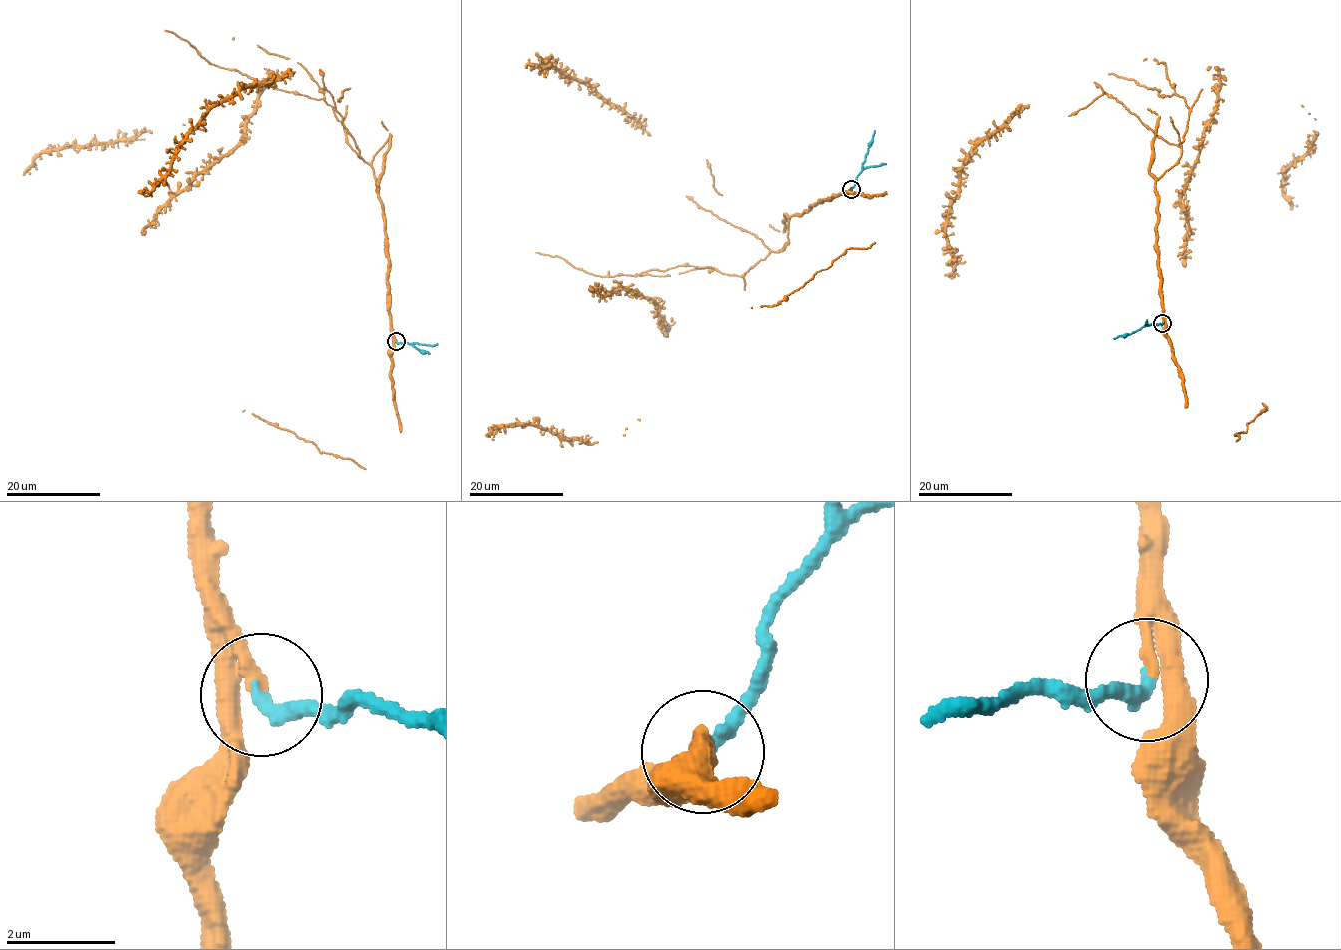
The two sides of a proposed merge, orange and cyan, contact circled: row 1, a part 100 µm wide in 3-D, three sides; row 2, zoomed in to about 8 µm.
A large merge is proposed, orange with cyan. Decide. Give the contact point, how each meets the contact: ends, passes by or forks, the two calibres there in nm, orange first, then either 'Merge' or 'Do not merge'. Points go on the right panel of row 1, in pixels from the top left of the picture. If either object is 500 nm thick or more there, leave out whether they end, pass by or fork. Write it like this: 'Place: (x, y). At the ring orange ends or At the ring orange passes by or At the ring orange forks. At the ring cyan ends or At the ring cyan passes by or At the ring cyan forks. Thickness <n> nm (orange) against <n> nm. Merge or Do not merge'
Place: (1162, 323). At the ring orange ends. At the ring cyan ends. Thickness 220 nm (orange) against 280 nm. Merge

